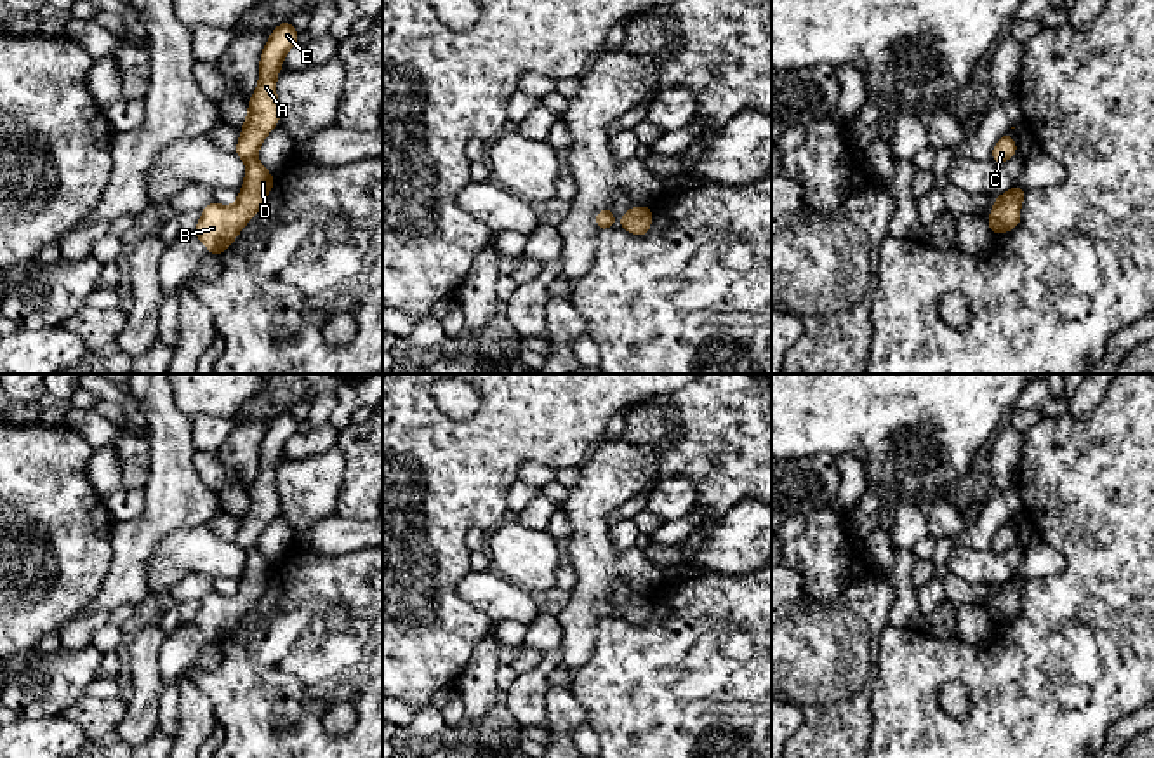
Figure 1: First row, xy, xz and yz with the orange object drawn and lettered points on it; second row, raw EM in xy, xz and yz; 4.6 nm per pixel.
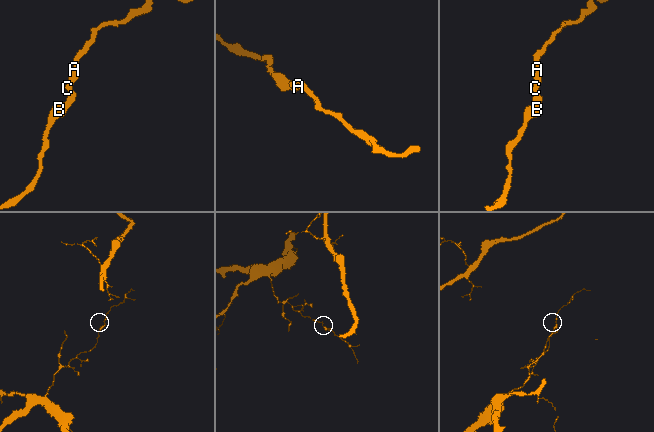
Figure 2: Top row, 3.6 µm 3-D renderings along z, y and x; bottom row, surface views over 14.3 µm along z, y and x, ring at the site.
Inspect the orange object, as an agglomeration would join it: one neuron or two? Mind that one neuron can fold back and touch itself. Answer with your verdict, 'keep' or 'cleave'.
keep

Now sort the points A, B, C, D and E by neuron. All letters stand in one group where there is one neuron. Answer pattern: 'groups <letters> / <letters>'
groups A B C D E

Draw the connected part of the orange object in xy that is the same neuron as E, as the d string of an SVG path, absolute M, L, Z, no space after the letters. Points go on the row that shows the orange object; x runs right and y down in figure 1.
M290 21L276 26L261 52L259 87L247 101L249 115L242 125L240 141L235 155L245 165L245 184L238 191L238 202L233 207L209 203L200 214L200 223L191 233L200 238L209 254L221 256L238 236L242 228L264 205L269 190L275 184L275 176L268 172L257 160L259 146L264 137L278 125L280 108L276 99L276 76L283 64L285 54L297 43L301 35Z

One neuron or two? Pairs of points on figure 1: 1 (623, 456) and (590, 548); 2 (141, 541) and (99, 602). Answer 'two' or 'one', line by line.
1: one
2: one

